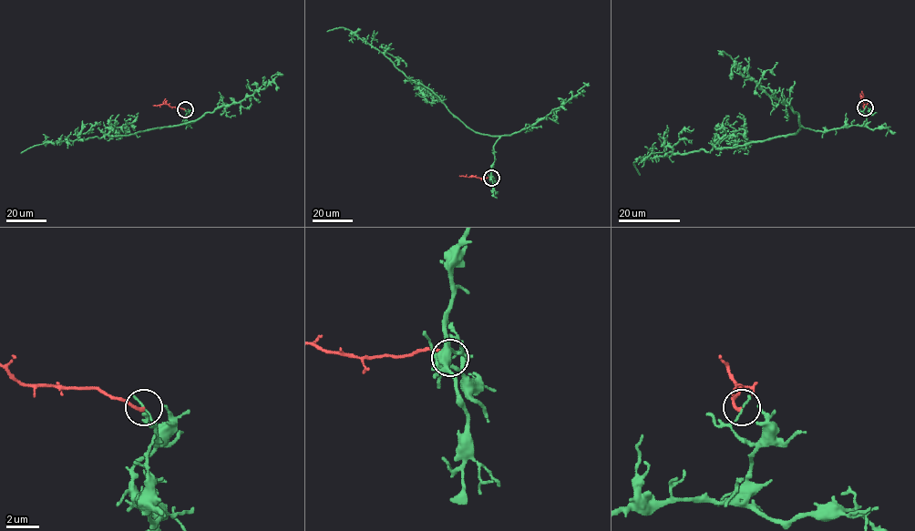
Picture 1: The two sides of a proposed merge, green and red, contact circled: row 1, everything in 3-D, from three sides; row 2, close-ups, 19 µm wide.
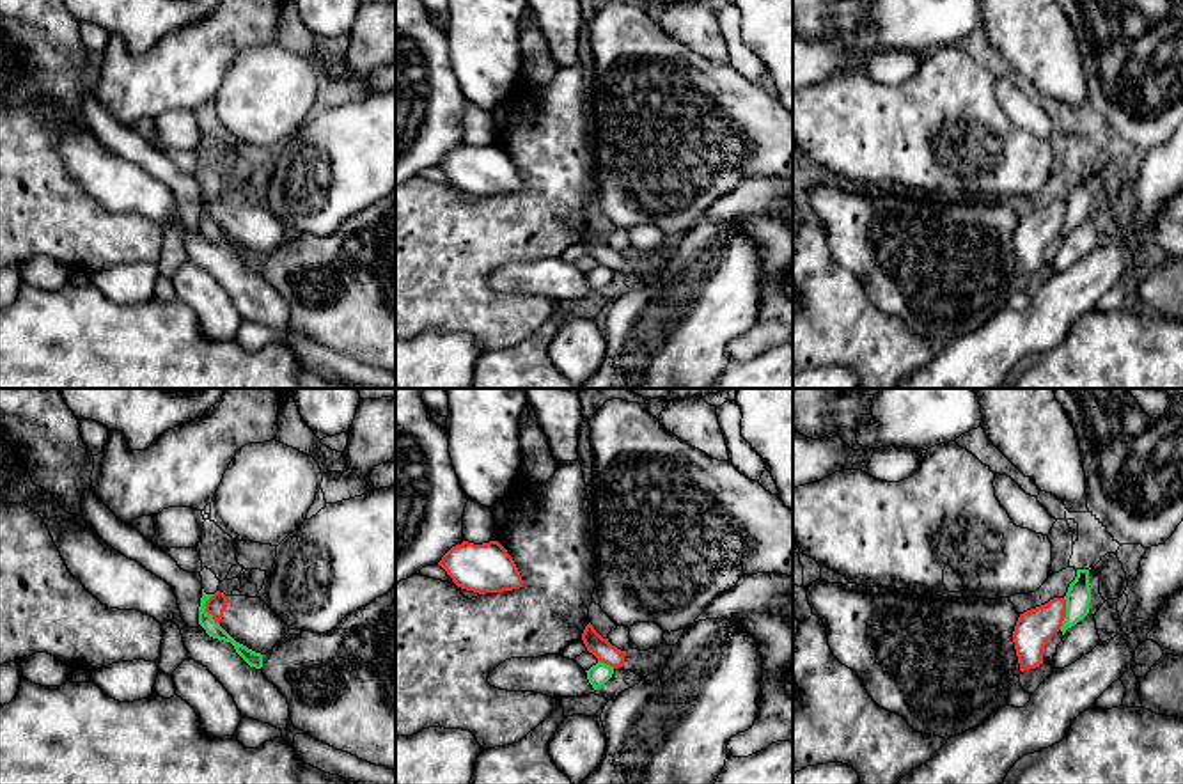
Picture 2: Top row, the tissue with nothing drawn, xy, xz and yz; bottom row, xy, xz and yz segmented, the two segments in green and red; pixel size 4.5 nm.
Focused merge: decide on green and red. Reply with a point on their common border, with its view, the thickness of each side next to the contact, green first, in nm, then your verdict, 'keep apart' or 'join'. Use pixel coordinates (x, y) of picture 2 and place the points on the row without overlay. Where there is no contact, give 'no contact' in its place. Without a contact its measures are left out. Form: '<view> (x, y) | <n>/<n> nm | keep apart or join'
xy (204, 213) | 70/90 nm | keep apart

